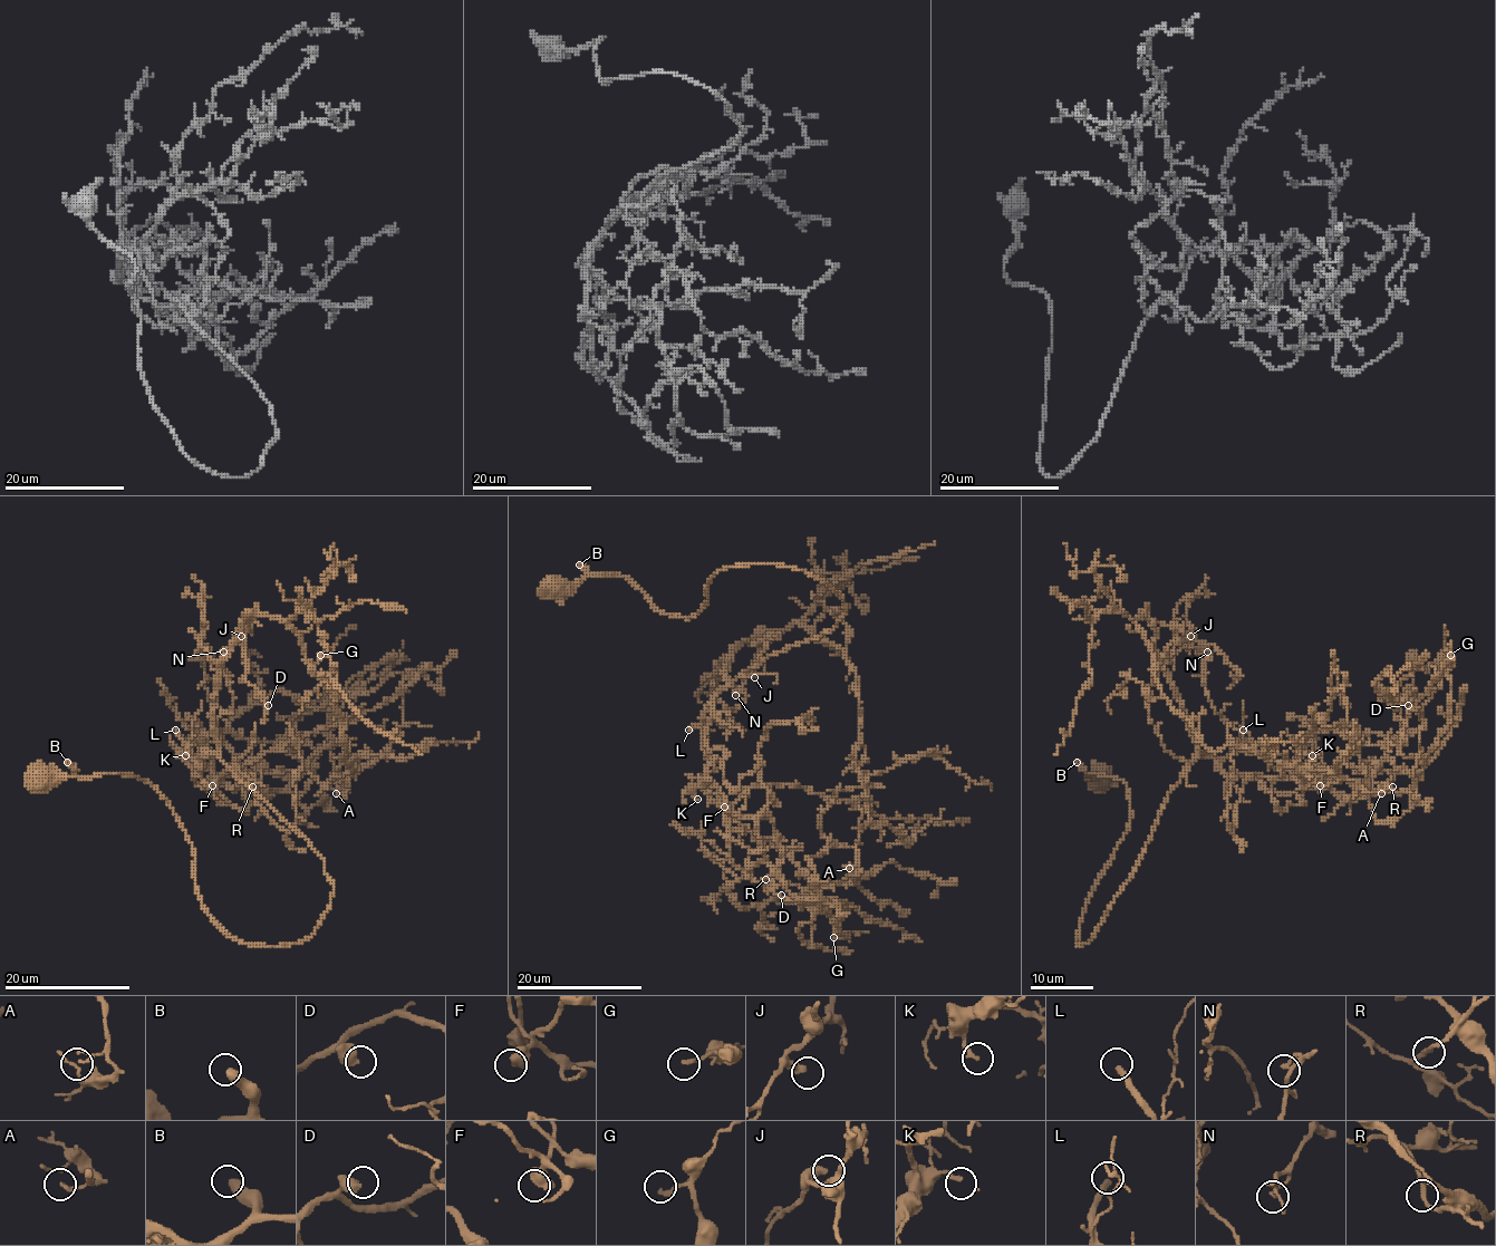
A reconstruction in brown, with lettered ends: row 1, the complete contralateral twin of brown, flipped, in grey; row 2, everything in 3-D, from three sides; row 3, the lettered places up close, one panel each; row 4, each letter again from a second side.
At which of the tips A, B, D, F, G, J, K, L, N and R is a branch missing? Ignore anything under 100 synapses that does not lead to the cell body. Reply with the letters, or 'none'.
none

